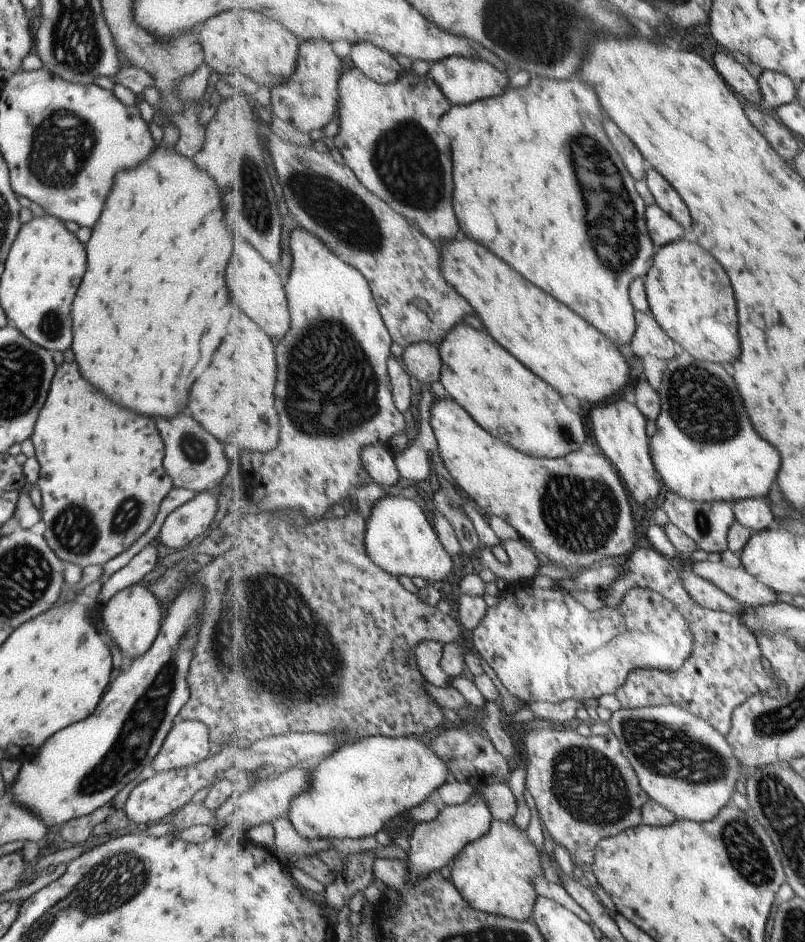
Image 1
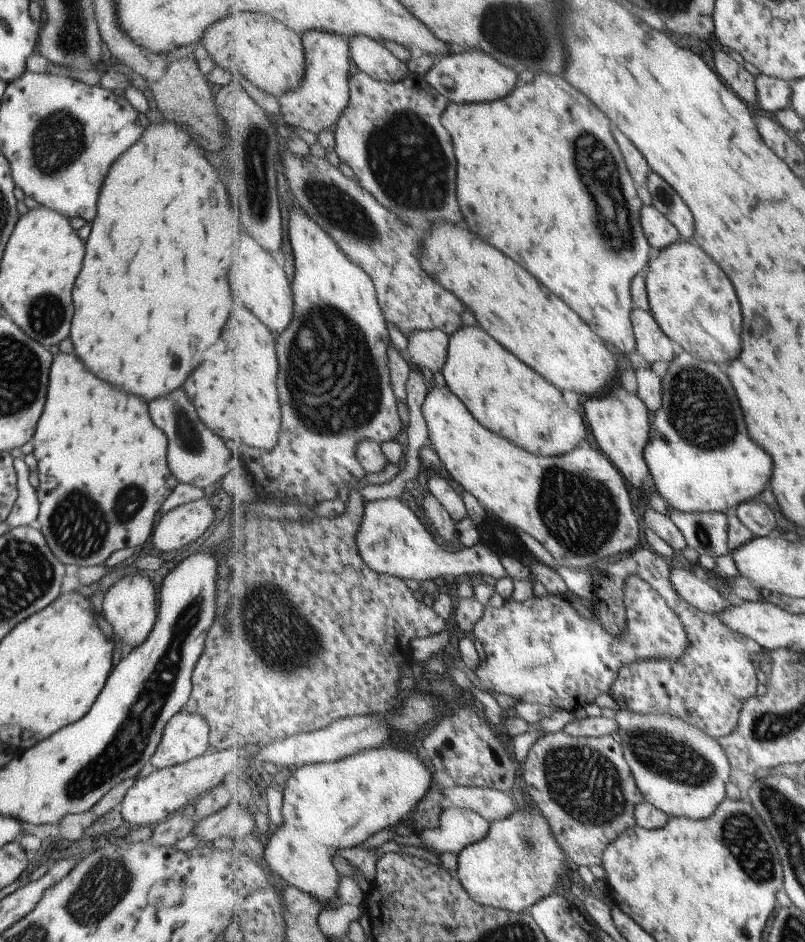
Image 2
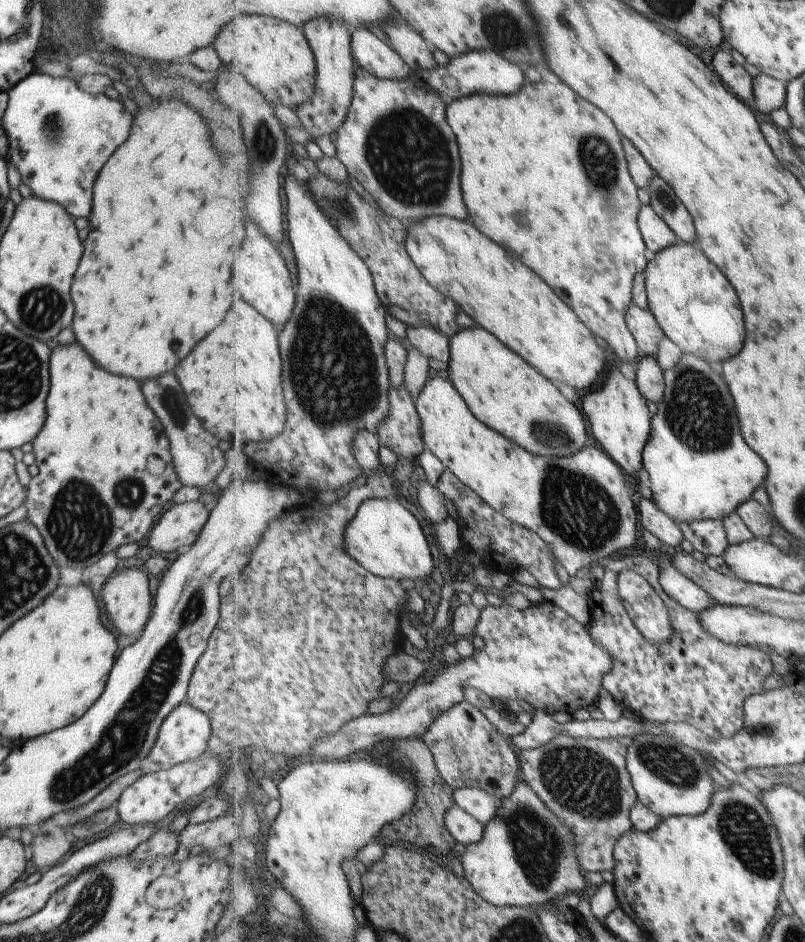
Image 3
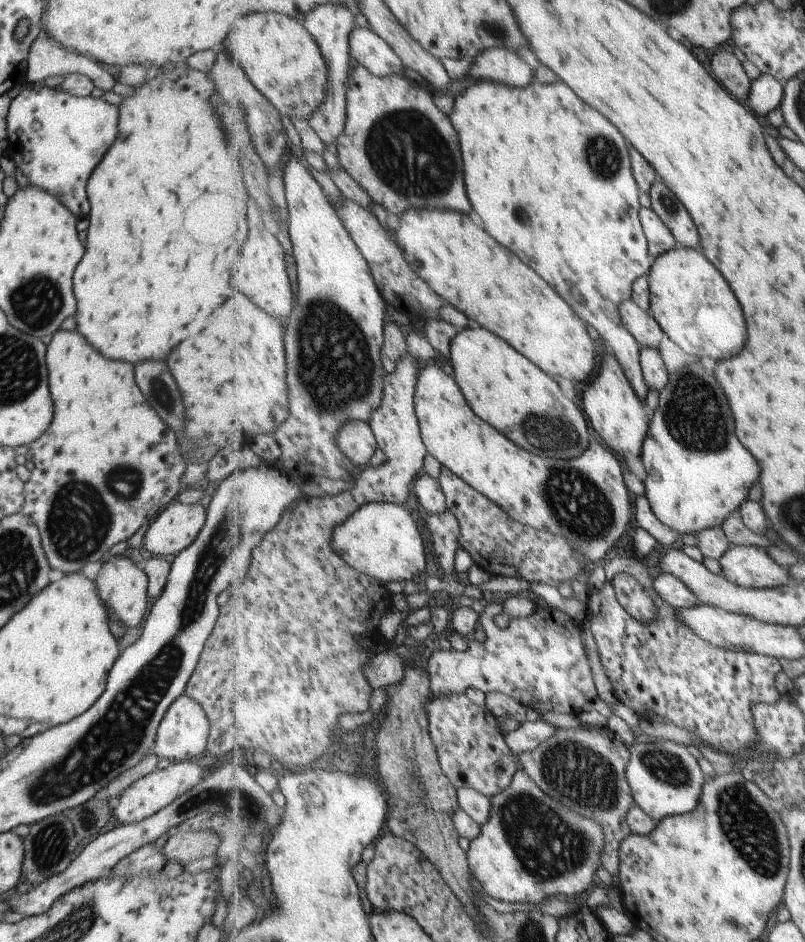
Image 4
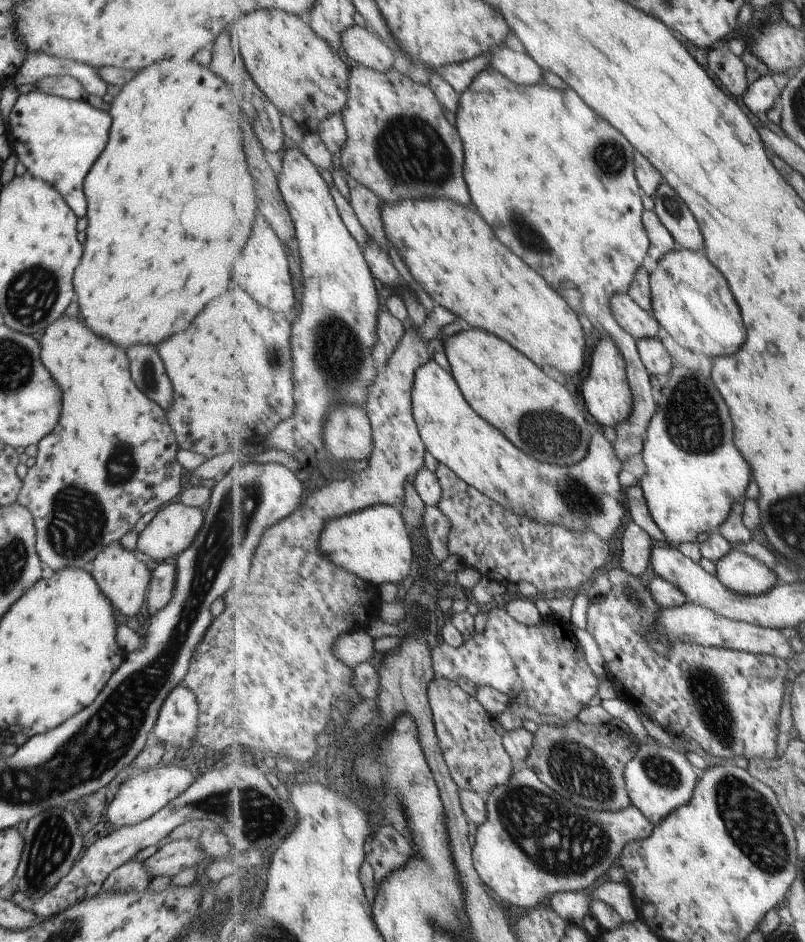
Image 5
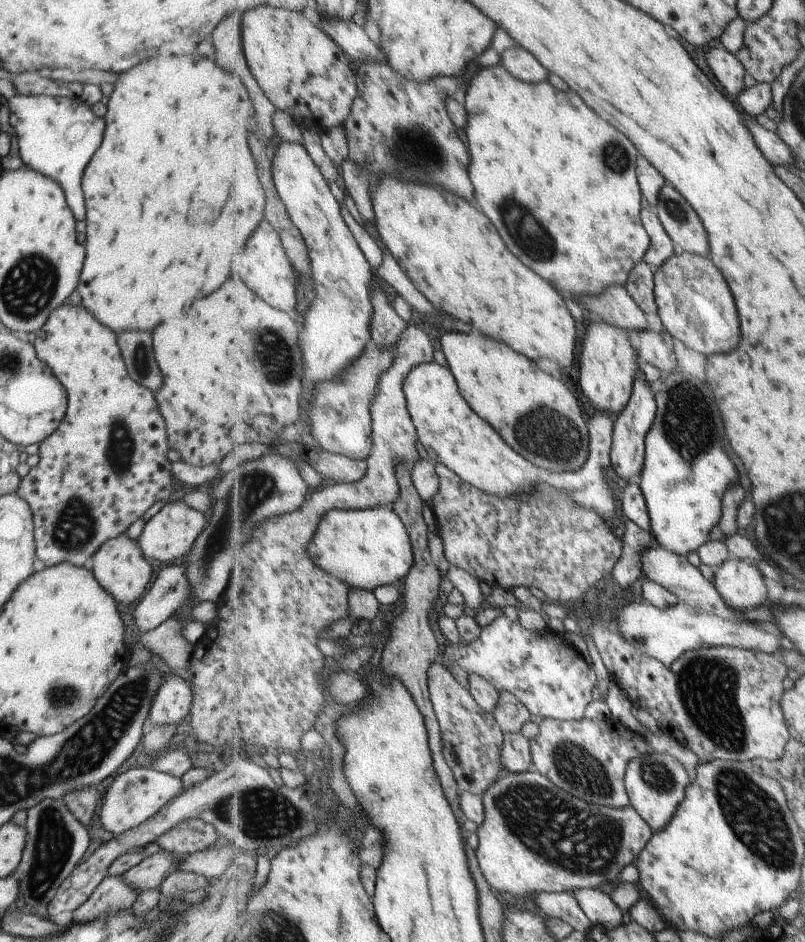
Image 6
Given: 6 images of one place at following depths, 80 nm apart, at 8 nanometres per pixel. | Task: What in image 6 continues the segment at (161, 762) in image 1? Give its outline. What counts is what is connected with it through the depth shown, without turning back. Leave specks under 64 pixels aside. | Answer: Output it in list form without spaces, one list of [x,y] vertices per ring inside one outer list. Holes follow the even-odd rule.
[[[169,672],[156,688],[150,702],[148,726],[179,724],[193,703],[191,686],[184,677]]]

